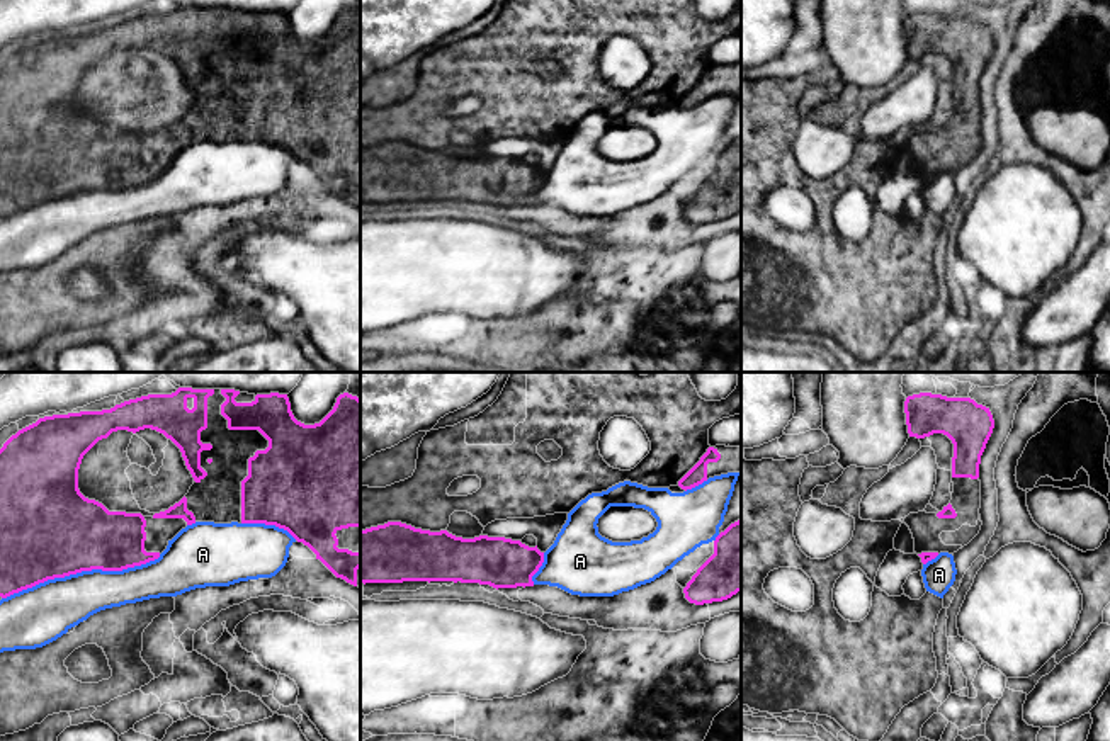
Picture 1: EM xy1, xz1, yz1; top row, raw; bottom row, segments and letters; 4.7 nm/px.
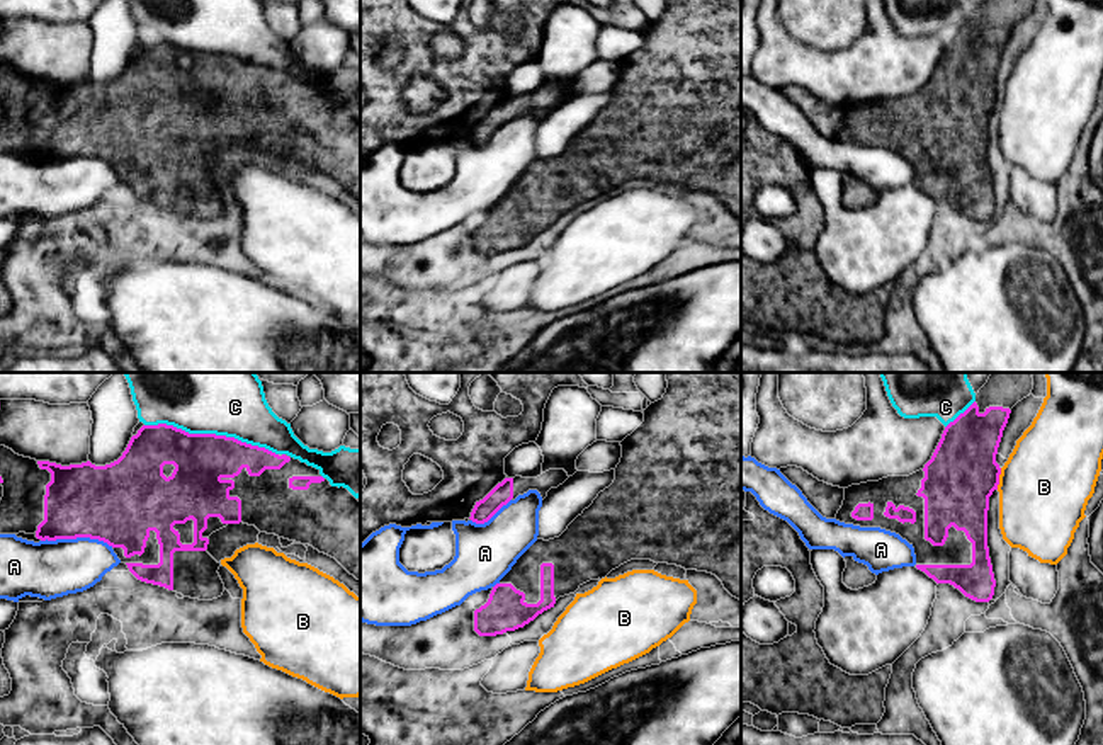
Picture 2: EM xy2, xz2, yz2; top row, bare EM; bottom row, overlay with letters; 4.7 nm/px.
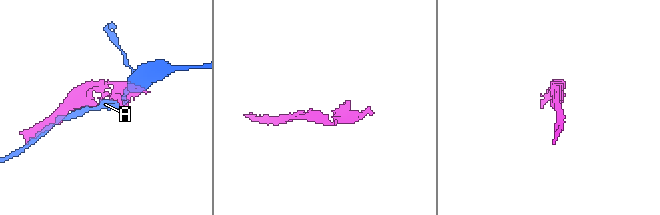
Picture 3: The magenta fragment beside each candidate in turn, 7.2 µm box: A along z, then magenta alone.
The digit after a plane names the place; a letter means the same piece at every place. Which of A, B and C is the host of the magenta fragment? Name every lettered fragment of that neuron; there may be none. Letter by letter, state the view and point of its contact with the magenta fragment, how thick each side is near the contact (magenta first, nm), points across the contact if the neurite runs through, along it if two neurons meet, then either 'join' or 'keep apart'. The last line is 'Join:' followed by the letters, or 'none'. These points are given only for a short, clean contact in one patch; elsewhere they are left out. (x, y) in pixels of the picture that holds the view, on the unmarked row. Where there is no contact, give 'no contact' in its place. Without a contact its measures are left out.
A: contact xy1 (80, 191); calibres 460 and 260 nm; keep apart
B: contact yz2 (998, 97); calibres 340 and 440 nm; border yz2 (1001, 87), (996, 108); keep apart
C: contact xy2 (211, 53); calibres 260 and 280 nm; keep apart
Join: none

